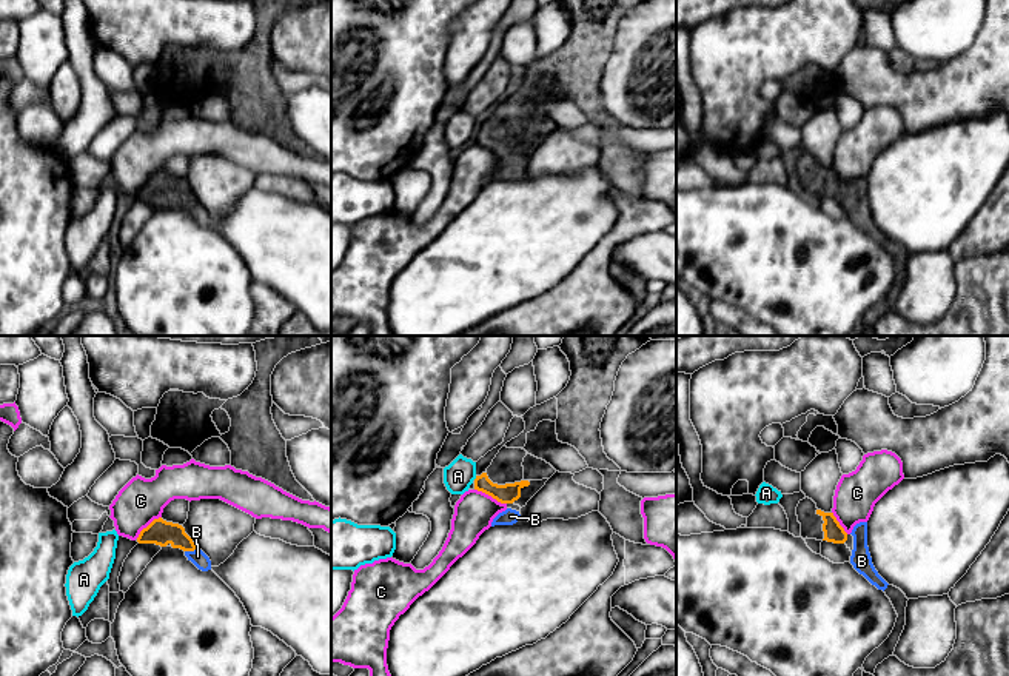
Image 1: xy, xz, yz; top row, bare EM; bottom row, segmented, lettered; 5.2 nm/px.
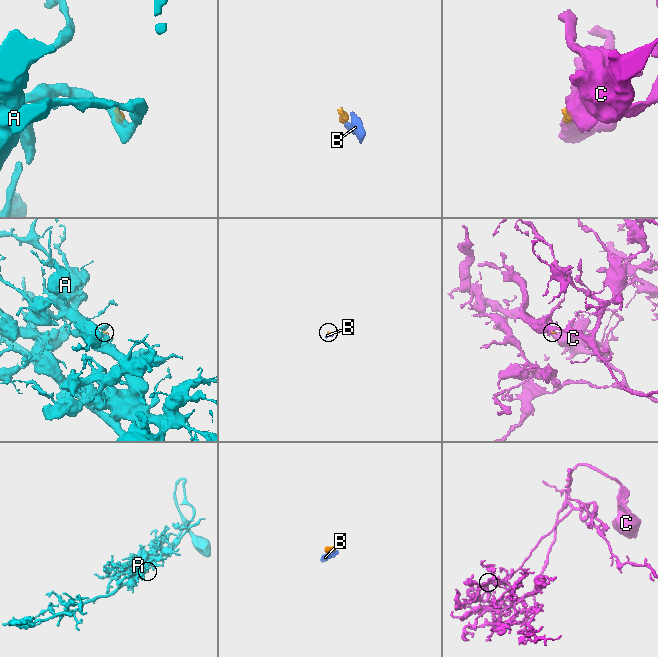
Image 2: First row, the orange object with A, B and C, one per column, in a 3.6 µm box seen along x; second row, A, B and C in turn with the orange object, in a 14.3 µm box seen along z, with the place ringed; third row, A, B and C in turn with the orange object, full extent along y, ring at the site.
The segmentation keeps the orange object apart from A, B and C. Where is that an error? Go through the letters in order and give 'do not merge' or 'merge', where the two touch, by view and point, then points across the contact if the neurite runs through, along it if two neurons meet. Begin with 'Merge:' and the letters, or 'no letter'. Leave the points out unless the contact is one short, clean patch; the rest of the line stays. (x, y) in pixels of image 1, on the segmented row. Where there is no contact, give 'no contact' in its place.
Merge: B
A: do not merge; meets orange in xz at (476, 478); border along xz (476, 476), (473, 479)
B: merge; meets orange in xy at (191, 550); runs through xy (159, 532), (173, 533), (191, 550), (197, 556)
C: do not merge; meets orange in xz at (490, 495); border along xz (475, 488), (506, 504)

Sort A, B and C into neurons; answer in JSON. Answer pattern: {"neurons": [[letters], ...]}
{"neurons": [["A"], ["B"], ["C"]]}

